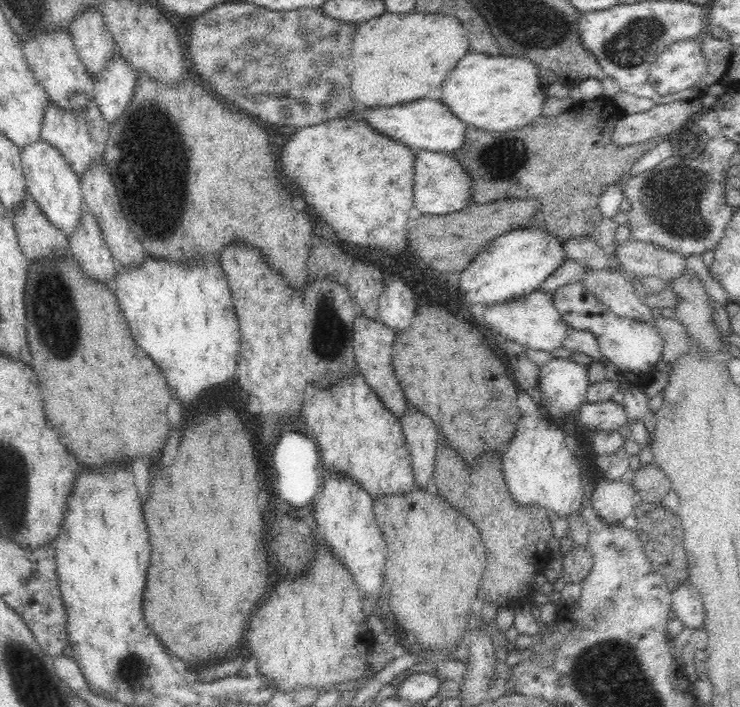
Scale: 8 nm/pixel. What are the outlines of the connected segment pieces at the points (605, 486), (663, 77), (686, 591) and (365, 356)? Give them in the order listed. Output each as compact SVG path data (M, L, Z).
M602 477L593 488L590 498L594 515L605 524L622 525L632 515L636 506L642 504L638 489L632 484L618 480L612 482Z
M690 37L673 42L668 53L662 51L649 70L648 82L659 96L692 89L706 74L708 58L702 53L700 39Z
M688 581L678 583L671 591L671 614L684 627L695 628L701 635L704 607L698 589Z
M356 316L353 328L353 349L357 369L362 375L363 381L370 387L371 392L377 396L382 406L401 419L408 410L408 401L397 383L394 368L392 367L392 346L394 344L395 332L384 326L379 320L368 320L361 316Z

